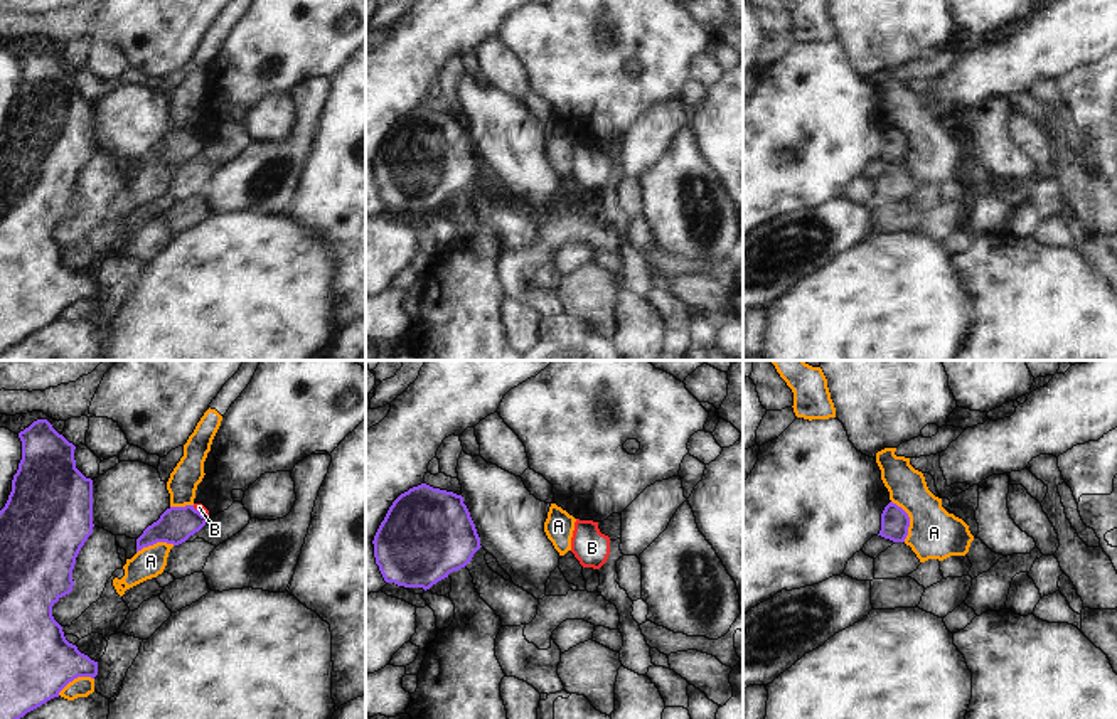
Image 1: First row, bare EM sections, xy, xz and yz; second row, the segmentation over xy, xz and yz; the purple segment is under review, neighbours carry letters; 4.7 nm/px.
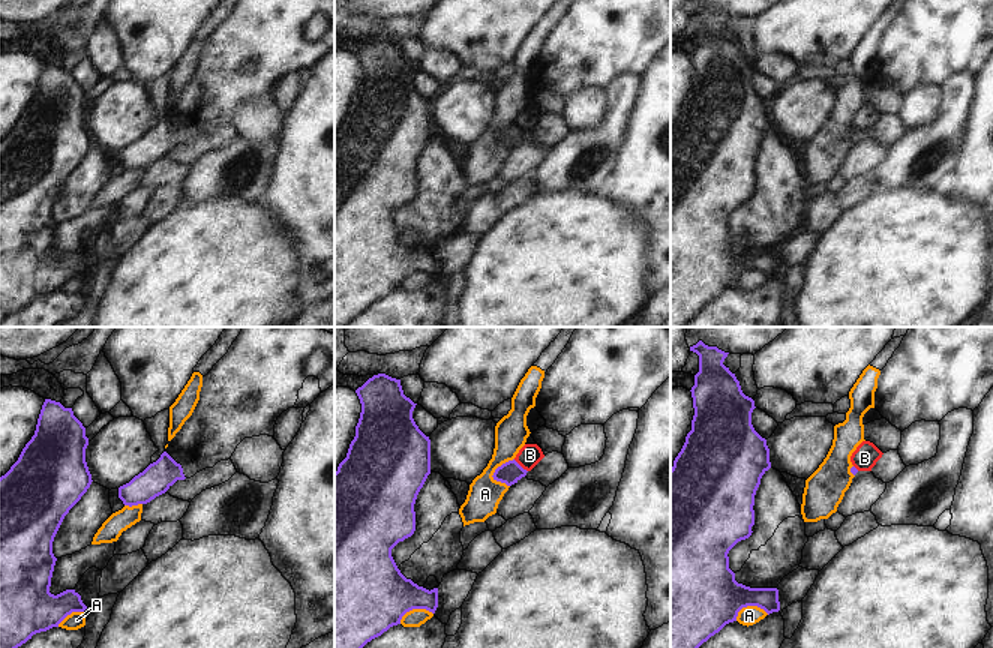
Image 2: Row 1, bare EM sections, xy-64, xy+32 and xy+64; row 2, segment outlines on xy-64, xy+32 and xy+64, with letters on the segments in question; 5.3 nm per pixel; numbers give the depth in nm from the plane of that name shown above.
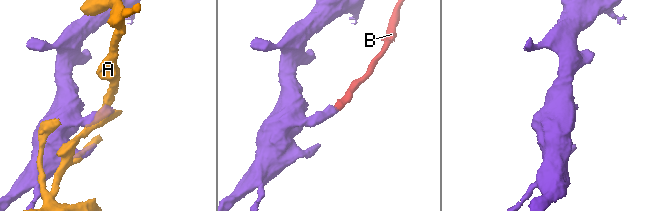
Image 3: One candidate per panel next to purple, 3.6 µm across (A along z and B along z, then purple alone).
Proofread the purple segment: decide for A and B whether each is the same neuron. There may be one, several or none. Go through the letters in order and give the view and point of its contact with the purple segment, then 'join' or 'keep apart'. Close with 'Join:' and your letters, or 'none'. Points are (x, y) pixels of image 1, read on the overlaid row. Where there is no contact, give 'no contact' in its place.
A: contact yz (908, 521); keep apart
B: contact xy (199, 512); keep apart
Join: none

